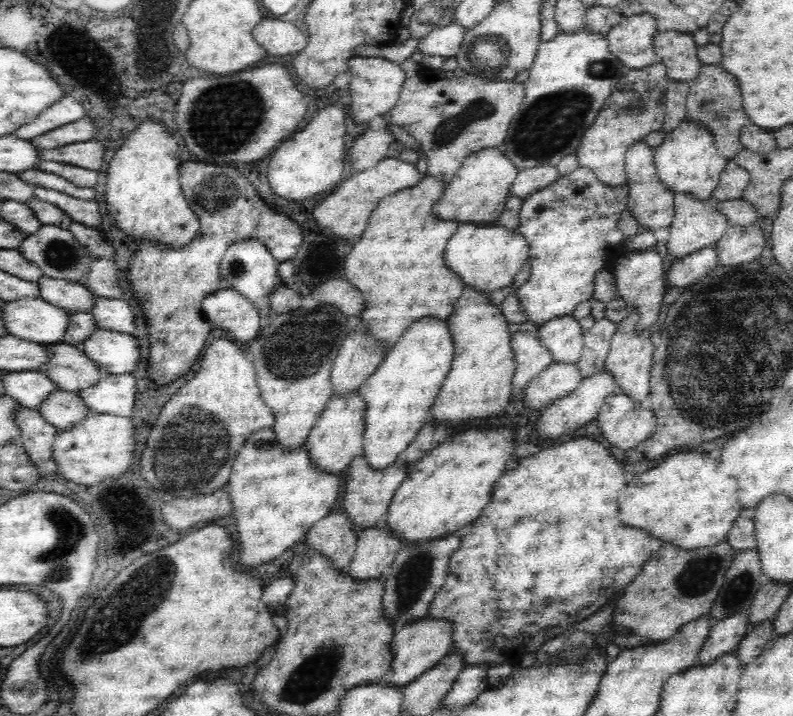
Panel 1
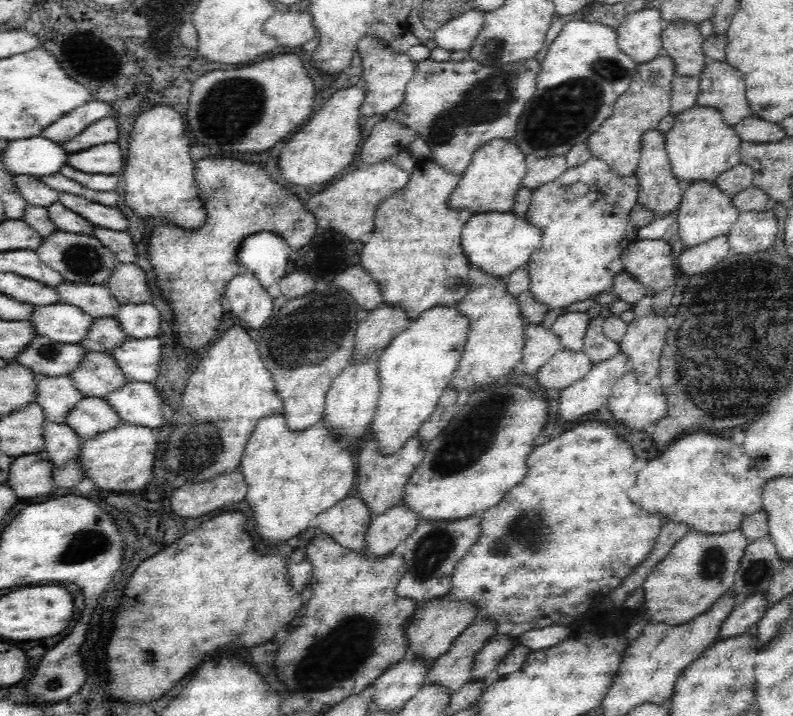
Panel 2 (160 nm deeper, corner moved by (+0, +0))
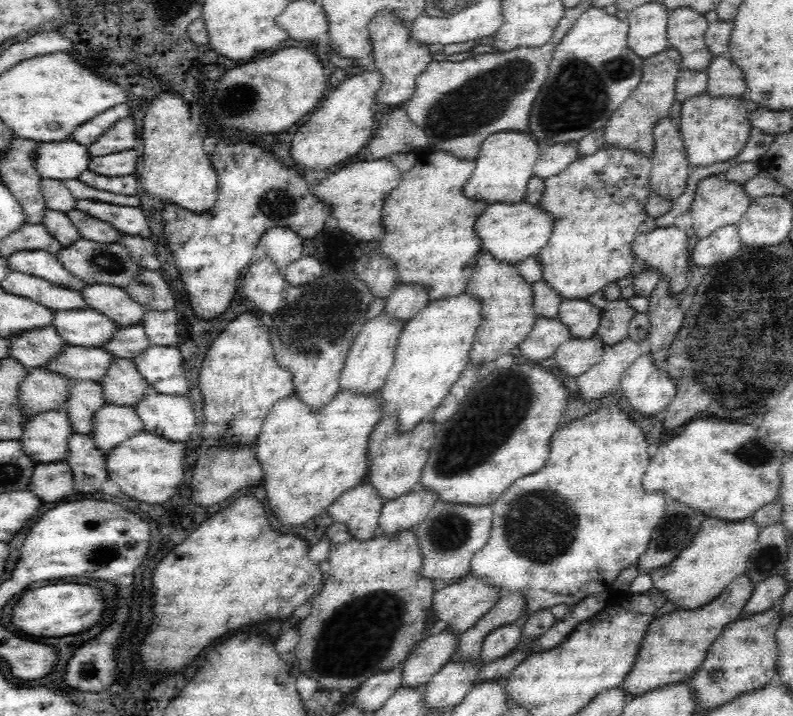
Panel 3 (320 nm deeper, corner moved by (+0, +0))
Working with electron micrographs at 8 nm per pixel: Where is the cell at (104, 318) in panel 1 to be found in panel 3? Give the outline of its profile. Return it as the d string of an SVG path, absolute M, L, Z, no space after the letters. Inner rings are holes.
M148 309L143 316L141 325L152 345L177 348L179 343L178 321L179 314L174 309L166 312Z

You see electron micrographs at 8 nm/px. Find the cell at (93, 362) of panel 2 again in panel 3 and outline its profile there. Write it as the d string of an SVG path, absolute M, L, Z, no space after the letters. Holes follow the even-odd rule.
M117 358L100 385L108 403L136 408L153 391L145 380L132 360Z

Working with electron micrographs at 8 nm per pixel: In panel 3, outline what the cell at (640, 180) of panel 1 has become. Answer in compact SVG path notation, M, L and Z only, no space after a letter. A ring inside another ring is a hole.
M667 117L656 123L653 130L655 148L654 158L651 158L653 162L650 177L651 192L672 201L684 194L691 171L686 159L686 145L679 134L679 123L680 120Z

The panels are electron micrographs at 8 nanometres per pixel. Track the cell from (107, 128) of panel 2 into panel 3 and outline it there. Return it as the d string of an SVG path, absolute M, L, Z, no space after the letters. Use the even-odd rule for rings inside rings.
M124 118L116 126L112 126L104 136L99 136L88 148L92 157L106 156L110 153L134 150L138 142L138 132L134 118Z

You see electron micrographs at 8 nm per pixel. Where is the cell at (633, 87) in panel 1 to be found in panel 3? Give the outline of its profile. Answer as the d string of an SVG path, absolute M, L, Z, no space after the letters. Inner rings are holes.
M670 46L658 52L657 55L643 59L643 80L604 126L604 144L628 149L628 151L642 152L646 155L653 154L655 124L667 118L671 112L671 107L676 101L676 81L682 68L681 54Z

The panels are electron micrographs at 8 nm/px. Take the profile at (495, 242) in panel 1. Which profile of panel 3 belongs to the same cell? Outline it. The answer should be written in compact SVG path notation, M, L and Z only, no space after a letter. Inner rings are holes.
M527 200L520 202L492 202L476 222L475 234L481 240L481 250L489 252L495 260L502 263L517 264L537 255L548 242L554 228L554 217L546 213L538 204Z

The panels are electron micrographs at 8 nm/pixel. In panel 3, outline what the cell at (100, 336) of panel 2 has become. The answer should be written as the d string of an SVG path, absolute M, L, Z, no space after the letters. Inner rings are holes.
M140 324L120 327L117 330L117 335L103 348L117 358L134 360L134 356L138 356L151 346L148 335Z

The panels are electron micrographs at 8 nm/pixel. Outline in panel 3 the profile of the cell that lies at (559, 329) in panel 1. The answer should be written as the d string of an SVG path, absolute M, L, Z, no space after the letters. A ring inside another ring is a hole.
M563 299L557 318L569 328L571 338L592 338L596 335L601 316L602 309L587 299Z

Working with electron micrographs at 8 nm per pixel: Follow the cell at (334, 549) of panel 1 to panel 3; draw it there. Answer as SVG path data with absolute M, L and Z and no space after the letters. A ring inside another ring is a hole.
M368 482L358 484L338 496L327 508L336 523L346 524L349 534L357 540L368 540L378 534L379 516L384 502Z

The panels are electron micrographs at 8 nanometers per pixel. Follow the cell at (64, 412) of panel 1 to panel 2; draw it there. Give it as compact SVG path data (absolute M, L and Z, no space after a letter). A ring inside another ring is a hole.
M84 397L78 401L65 420L65 424L84 441L122 423L126 422L115 414L107 401L96 397Z

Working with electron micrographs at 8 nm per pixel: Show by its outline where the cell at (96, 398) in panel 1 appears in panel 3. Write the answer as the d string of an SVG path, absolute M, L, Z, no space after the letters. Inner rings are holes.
M152 391L134 408L144 430L154 436L186 443L198 432L197 414L186 396Z

